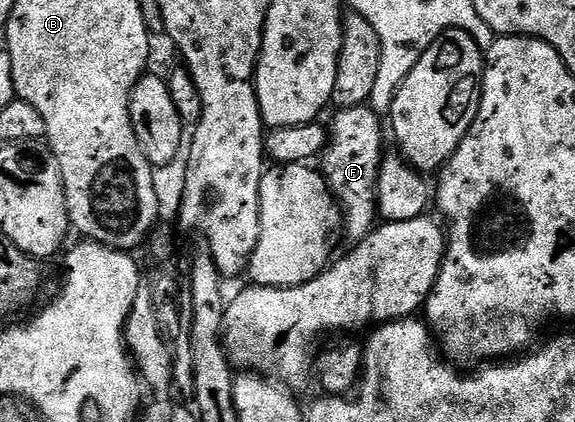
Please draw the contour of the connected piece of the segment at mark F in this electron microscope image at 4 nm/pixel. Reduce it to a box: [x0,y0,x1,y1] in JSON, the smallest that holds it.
[321,104,385,243]

